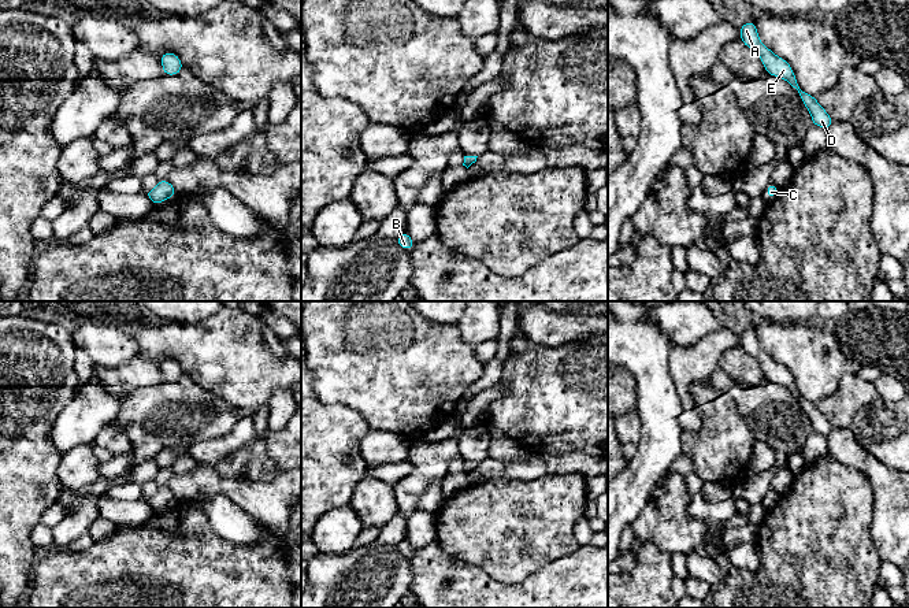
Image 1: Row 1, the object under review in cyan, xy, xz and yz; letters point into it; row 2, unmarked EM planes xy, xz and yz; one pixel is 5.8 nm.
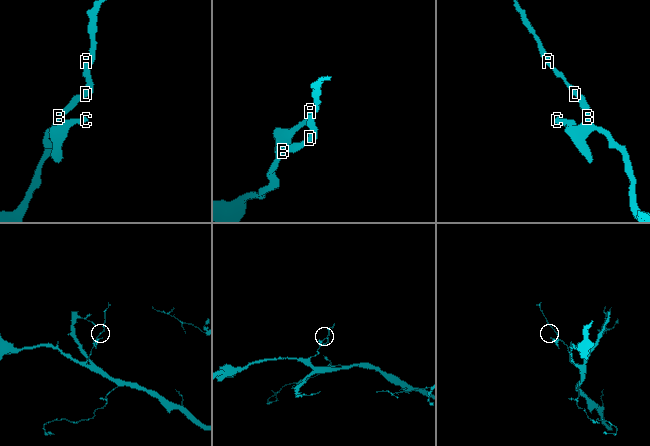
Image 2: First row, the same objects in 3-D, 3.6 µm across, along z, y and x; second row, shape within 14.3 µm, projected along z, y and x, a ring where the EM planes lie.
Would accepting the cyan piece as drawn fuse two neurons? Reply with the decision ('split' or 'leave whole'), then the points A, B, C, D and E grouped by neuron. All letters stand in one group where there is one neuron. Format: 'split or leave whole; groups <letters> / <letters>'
leave whole; groups A B C D E

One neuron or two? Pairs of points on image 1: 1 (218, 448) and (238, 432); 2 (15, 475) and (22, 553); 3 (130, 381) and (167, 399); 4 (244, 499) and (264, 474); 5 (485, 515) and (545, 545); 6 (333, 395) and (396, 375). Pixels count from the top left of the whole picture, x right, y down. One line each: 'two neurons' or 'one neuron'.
1: one neuron
2: one neuron
3: two neurons
4: two neurons
5: one neuron
6: one neuron

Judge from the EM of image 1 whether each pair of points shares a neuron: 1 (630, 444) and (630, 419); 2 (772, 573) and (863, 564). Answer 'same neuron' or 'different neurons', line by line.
1: same neuron
2: same neuron

